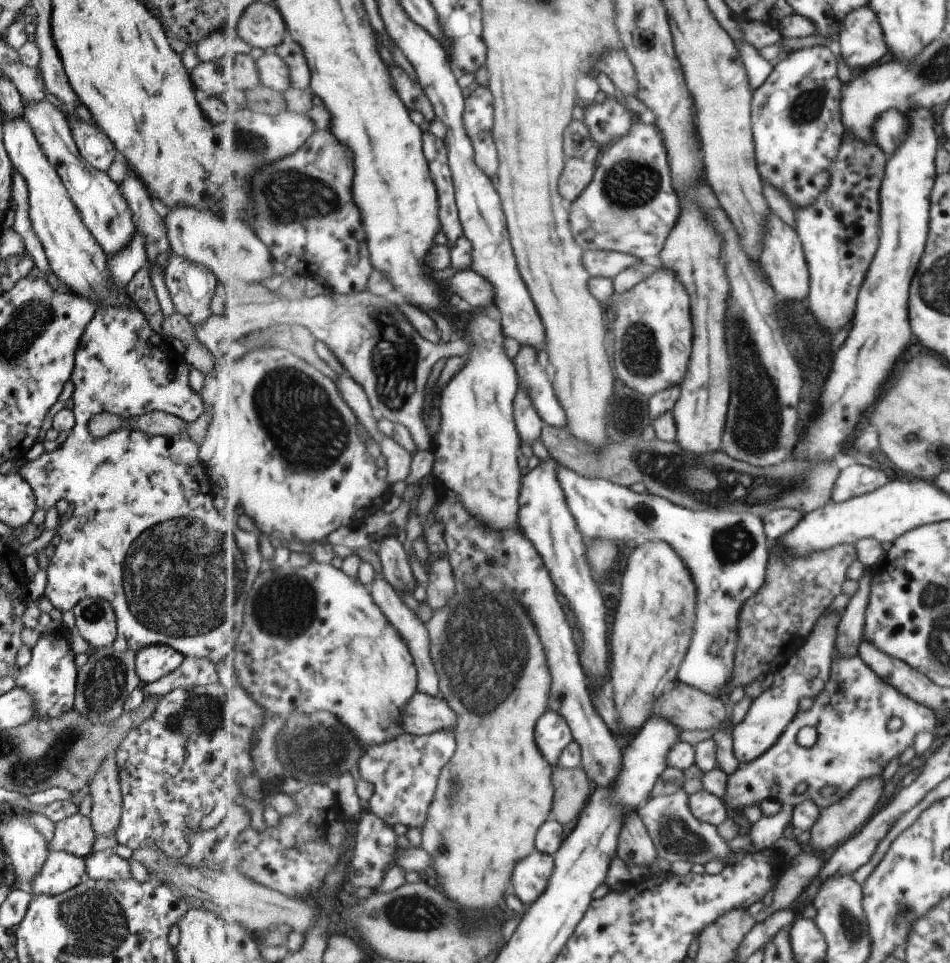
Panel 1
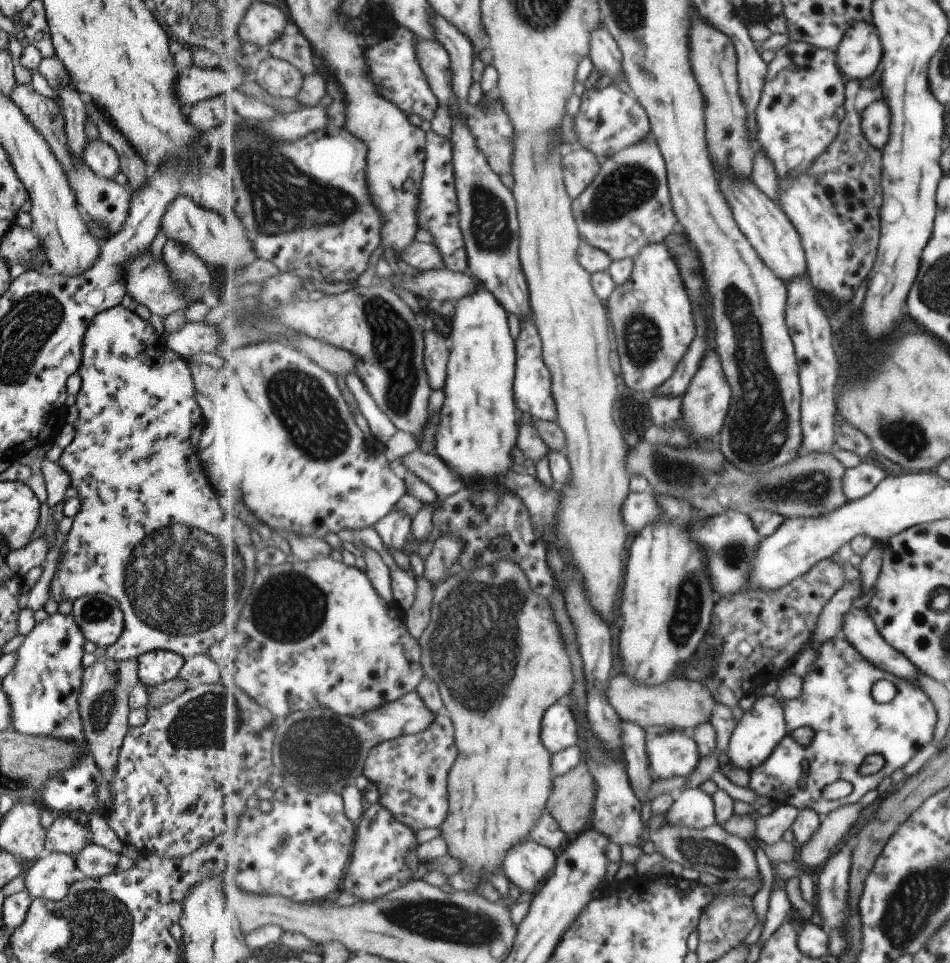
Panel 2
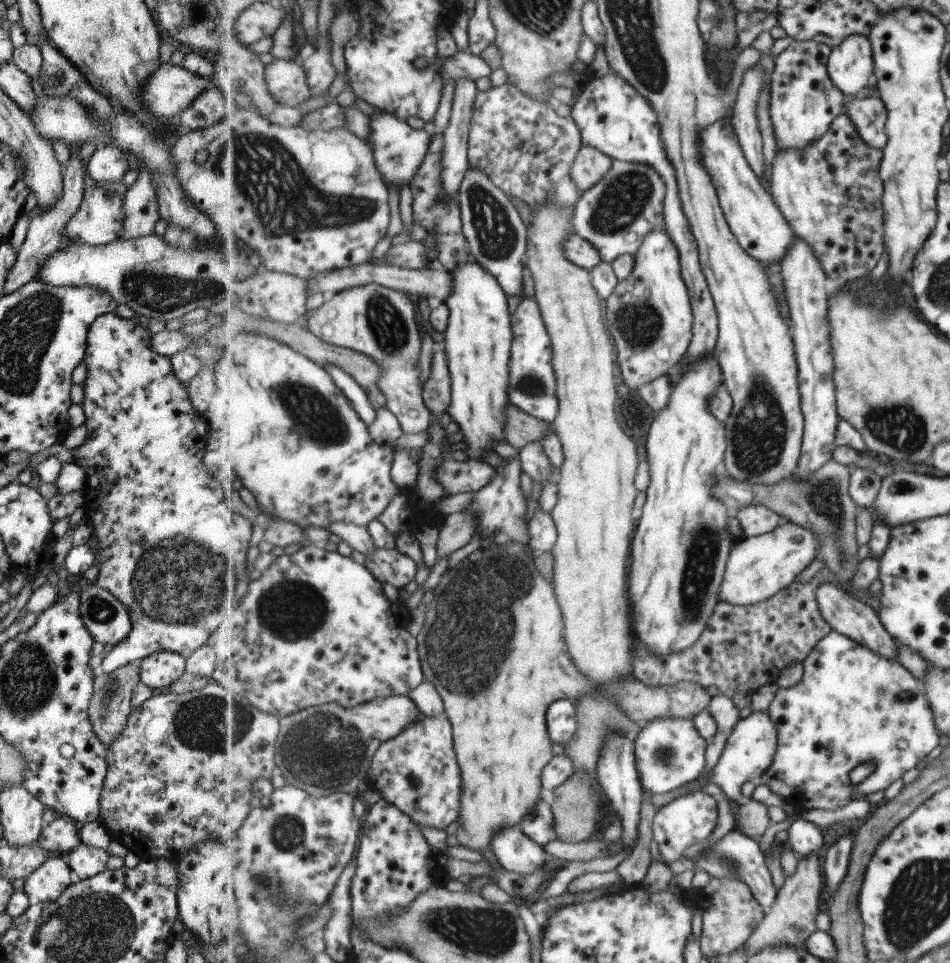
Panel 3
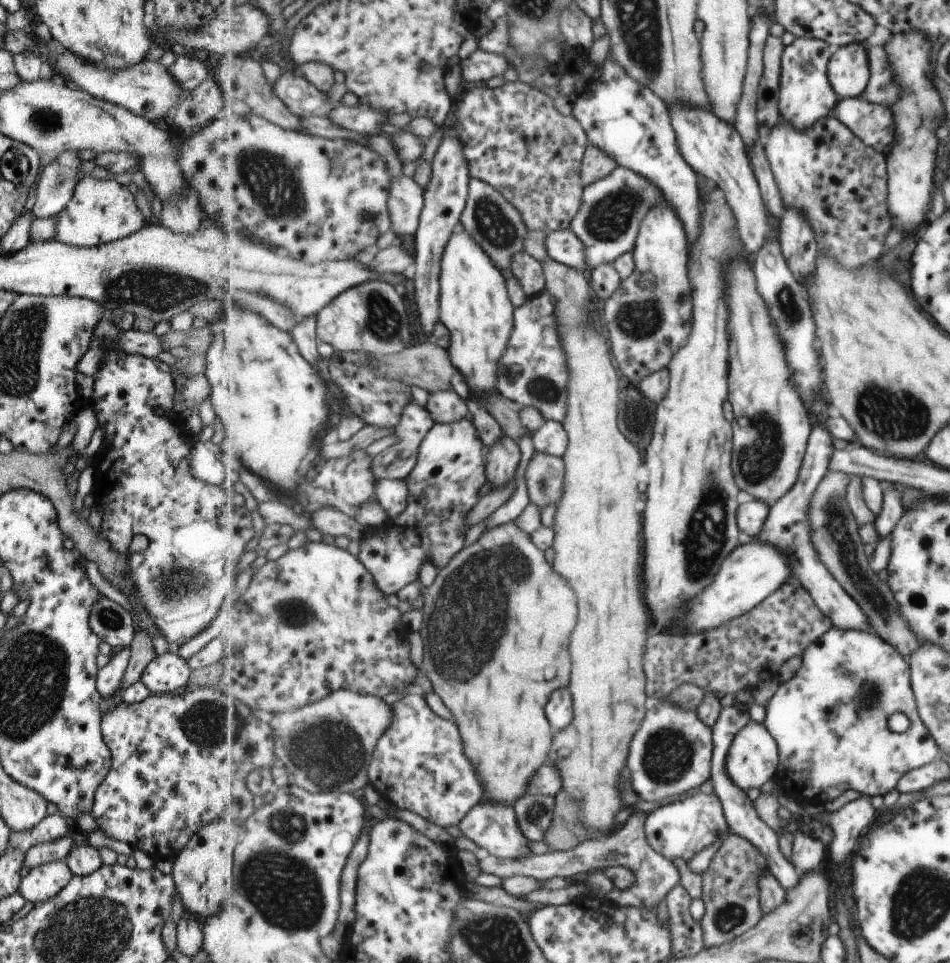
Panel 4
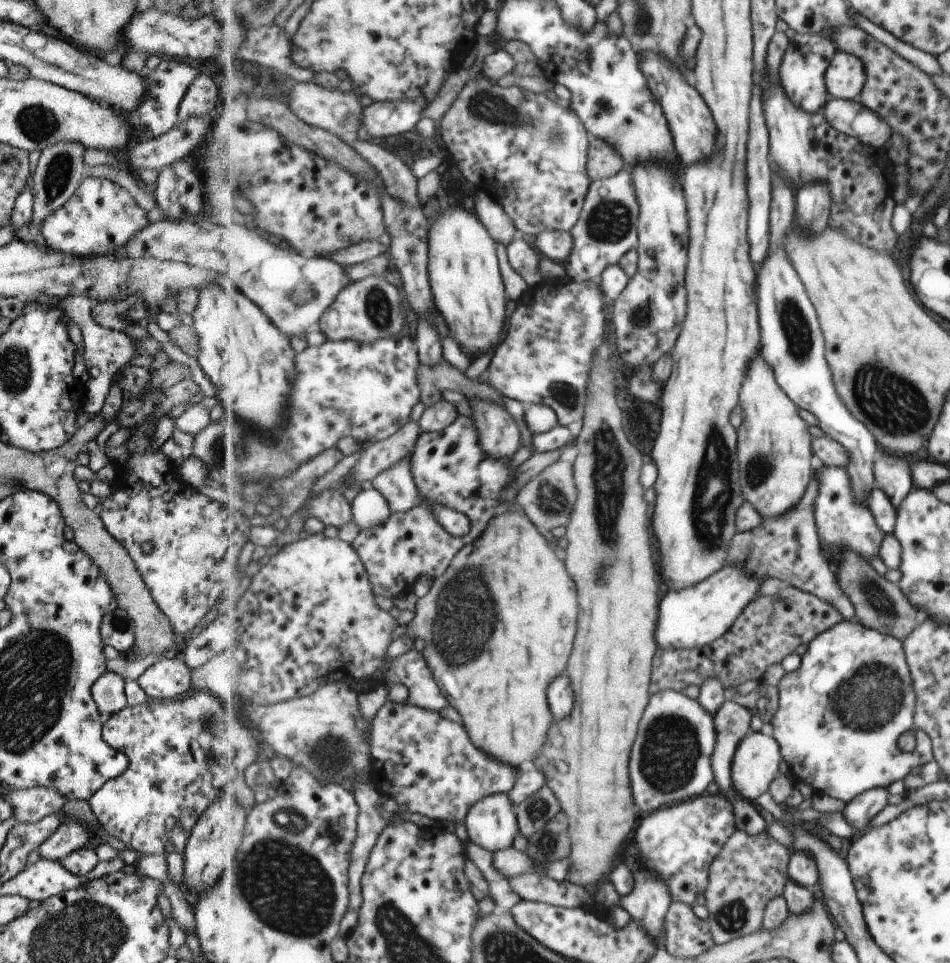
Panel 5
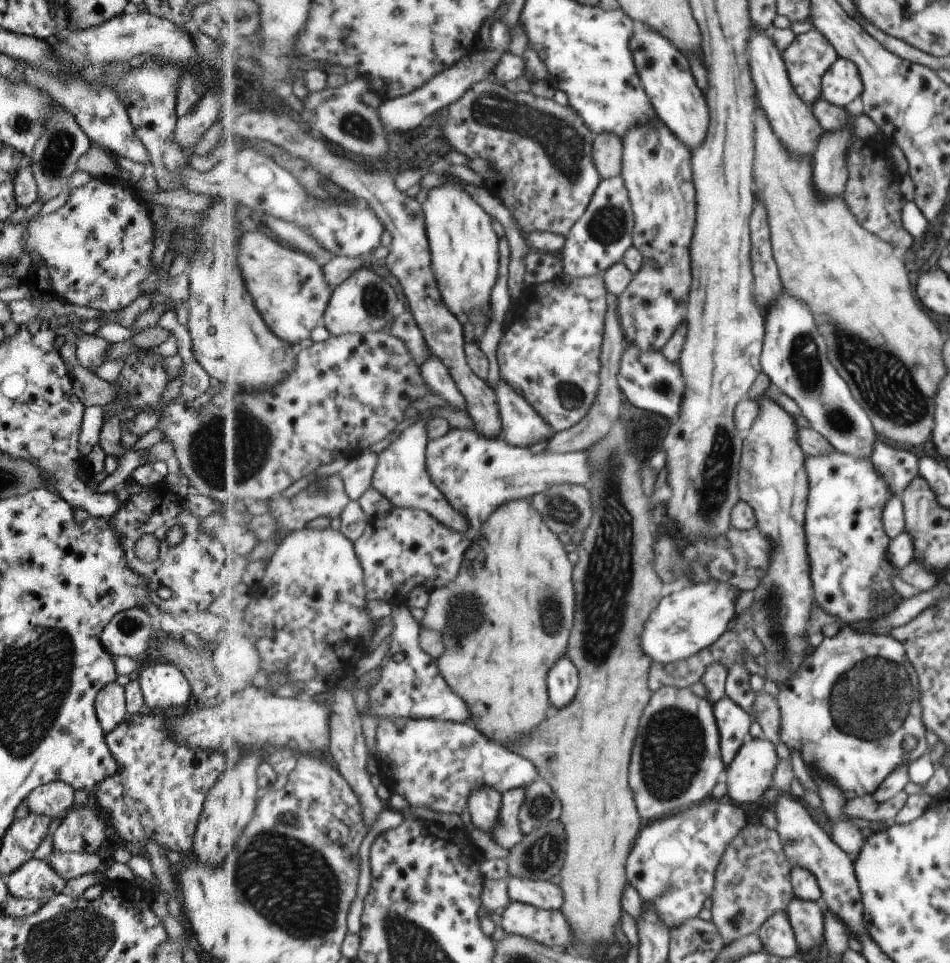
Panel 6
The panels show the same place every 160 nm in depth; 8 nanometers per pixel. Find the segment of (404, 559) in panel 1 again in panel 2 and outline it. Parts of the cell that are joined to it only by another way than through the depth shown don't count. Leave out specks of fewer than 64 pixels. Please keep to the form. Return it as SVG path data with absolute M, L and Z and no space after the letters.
M402 511L391 512L377 522L374 527L387 547L404 553L403 548L412 535L413 519L414 517L411 518L409 514Z

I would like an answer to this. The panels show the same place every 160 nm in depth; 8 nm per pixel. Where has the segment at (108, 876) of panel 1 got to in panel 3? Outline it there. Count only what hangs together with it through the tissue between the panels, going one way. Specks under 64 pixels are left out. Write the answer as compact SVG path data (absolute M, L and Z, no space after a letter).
M79 844L67 853L67 864L80 879L86 879L105 869L107 857L102 848Z

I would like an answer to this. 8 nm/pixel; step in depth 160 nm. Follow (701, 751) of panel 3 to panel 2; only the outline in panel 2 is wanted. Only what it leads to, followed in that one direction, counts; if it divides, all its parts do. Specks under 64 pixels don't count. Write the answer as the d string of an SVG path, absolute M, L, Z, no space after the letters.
M679 729L671 731L656 735L646 742L654 779L687 778L700 765L702 754L695 737L687 736Z

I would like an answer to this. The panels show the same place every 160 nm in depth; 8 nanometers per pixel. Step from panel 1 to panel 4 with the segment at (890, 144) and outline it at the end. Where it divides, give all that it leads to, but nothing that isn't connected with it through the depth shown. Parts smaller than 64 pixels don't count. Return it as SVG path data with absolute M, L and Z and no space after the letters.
M863 96L841 99L832 116L879 153L885 152L895 140L895 120L891 109L864 100Z

